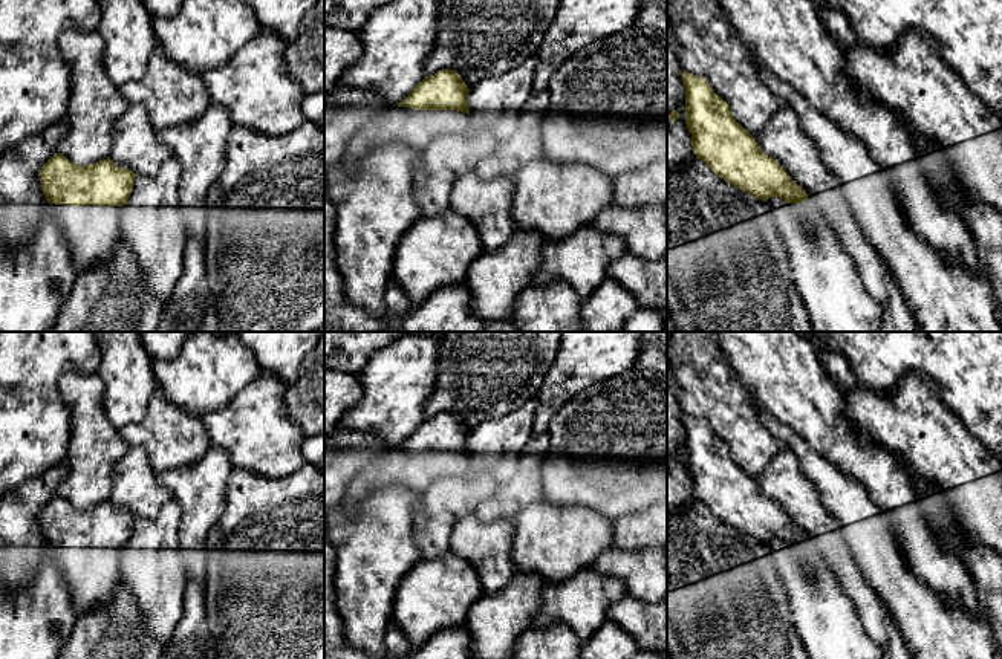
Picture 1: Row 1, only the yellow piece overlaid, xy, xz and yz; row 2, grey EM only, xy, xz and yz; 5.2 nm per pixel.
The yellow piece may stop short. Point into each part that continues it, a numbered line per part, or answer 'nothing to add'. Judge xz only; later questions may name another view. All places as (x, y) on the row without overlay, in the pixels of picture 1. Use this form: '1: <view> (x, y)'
1: xz (418, 471)

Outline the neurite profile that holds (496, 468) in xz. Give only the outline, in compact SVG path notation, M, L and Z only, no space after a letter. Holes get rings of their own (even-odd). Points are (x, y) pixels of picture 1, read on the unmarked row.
M537 398L502 417L486 419L473 428L467 439L471 474L488 479L494 485L508 482L517 466L517 457L534 436Z

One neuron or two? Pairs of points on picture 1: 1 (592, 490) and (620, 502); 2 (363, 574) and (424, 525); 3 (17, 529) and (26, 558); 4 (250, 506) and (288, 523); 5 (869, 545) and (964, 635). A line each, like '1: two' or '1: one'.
1: one
2: two
3: one
4: one
5: one

